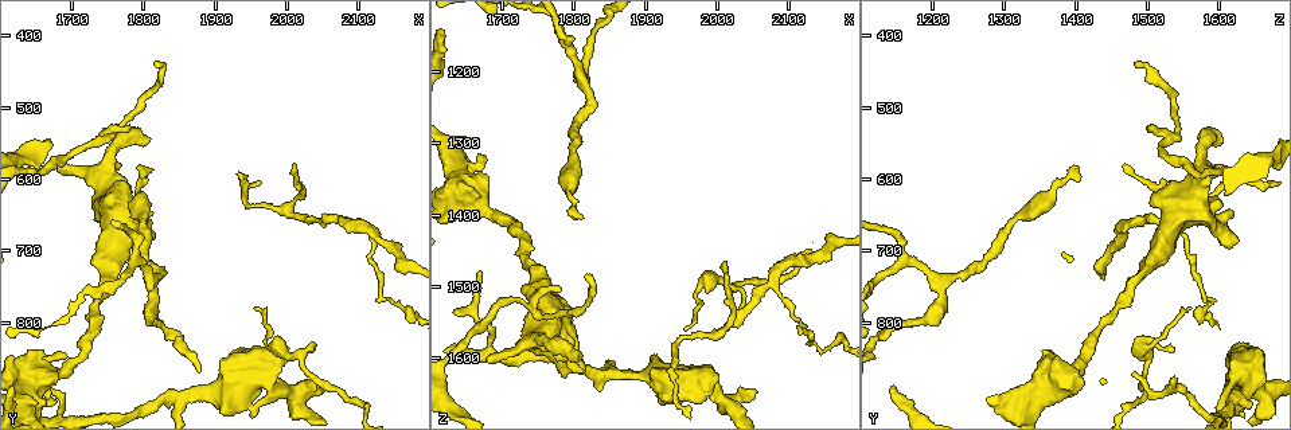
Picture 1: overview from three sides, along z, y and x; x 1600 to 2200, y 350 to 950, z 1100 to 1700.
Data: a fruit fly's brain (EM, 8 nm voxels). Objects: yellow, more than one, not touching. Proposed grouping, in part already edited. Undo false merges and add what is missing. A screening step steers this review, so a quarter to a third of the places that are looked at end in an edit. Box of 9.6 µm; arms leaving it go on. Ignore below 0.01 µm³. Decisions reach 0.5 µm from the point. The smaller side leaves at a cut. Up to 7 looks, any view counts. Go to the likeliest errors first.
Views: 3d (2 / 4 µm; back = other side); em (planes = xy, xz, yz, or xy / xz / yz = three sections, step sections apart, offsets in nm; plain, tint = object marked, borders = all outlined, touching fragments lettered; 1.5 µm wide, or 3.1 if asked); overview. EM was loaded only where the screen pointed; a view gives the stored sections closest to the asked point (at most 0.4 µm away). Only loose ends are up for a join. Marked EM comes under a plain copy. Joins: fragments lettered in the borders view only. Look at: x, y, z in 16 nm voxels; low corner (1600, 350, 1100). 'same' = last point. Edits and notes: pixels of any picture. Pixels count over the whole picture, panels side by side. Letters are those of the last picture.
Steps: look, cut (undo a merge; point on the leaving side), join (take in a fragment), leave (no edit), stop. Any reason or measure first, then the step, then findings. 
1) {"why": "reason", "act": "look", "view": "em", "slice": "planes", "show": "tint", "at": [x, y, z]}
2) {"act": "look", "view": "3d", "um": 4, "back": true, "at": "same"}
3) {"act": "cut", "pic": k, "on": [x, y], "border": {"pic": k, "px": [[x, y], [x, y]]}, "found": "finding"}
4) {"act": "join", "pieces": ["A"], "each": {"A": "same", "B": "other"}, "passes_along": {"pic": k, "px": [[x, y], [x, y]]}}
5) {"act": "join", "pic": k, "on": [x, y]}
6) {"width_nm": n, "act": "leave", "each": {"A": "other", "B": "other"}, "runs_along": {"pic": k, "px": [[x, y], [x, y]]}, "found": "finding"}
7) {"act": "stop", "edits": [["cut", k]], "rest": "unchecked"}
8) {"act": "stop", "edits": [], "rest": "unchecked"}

{"why": "thin end", "act": "look", "view": "em", "slice": "xy", "step": 8, "show": "tint", "at": [1960, 780, 1560]}

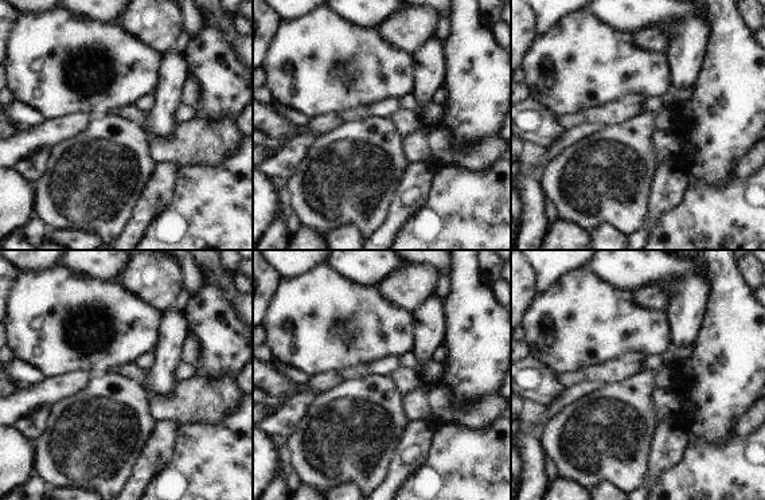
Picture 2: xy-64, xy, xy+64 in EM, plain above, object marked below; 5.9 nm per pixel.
{"why": "another direction", "act": "look", "view": "em", "slice": "planes", "show": "borders", "at": "same"}

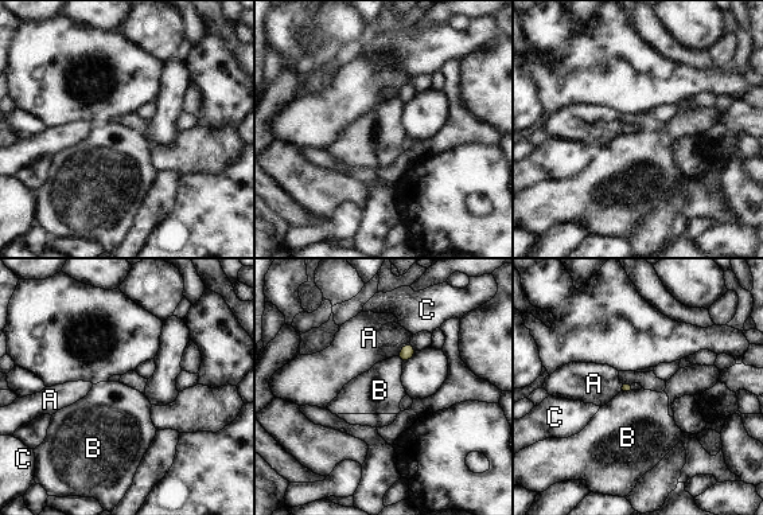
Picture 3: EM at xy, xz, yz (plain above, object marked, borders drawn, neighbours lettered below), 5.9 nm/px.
{"act": "leave", "each": {"A": "other", "B": "other", "C": "other"}, "border": {"pic": 3, "px": [[634, 390], [619, 393]]}, "found": "no lettered fragment goes on from it"}

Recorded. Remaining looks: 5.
{"why": "thin end", "act": "look", "view": "em", "slice": "planes", "show": "borders", "at": [1815, 440, 1490]}

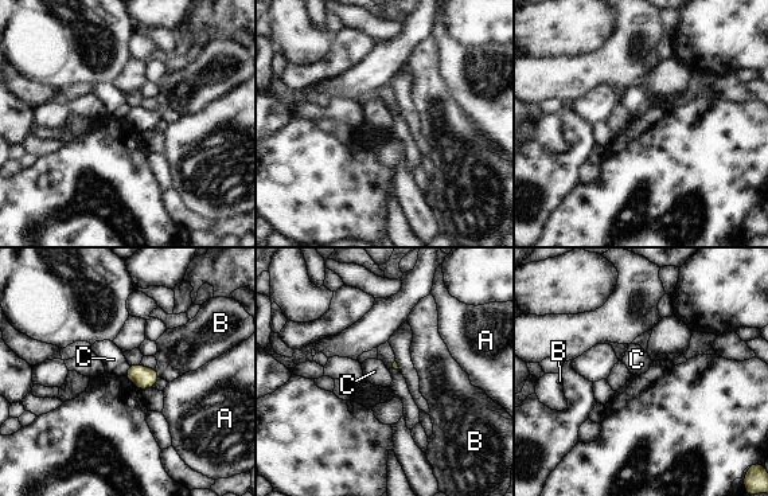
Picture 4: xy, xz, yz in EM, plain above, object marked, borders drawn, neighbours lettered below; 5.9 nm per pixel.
{"act": "leave", "each": {"A": "other", "B": "other", "C": "other"}, "found": "none of them fits"}

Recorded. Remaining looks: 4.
{"why": "branch stops here", "act": "look", "view": "3d", "um": 4, "at": [2015, 575, 1465]}

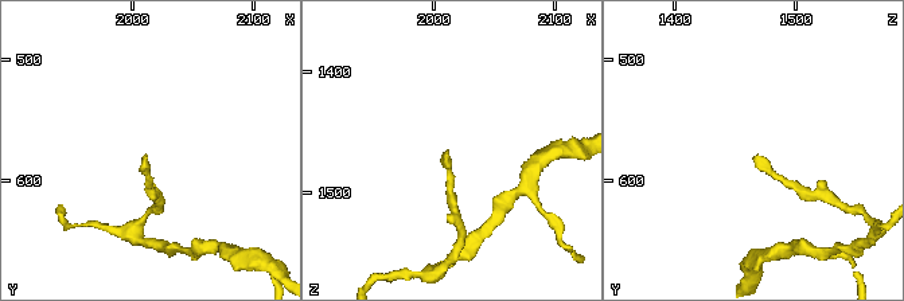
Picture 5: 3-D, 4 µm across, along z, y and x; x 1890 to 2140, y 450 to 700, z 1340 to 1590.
{"act": "look", "view": "em", "slice": "planes", "show": "borders", "at": [2012, 578, 1470]}

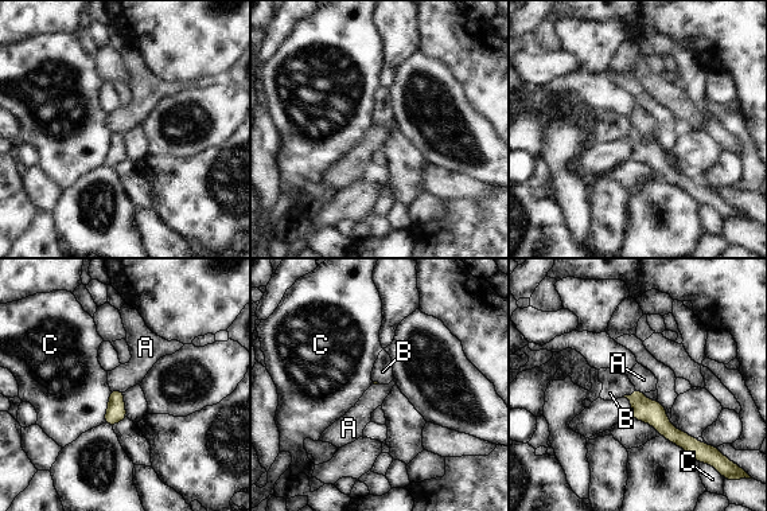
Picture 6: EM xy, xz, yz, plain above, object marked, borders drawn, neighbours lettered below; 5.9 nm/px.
{"longest_contact_nm": ["C", 200], "act": "join", "pieces": ["B"], "each": {"A": "other", "B": "same", "C": "other"}, "passes_along": {"pic": 6, "px": [[643, 409], [633, 394], [615, 385]]}, "found": "it goes on there"}

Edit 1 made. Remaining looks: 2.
{"act": "stop", "edits": [["join", 6]], "rest": "unchecked"}

